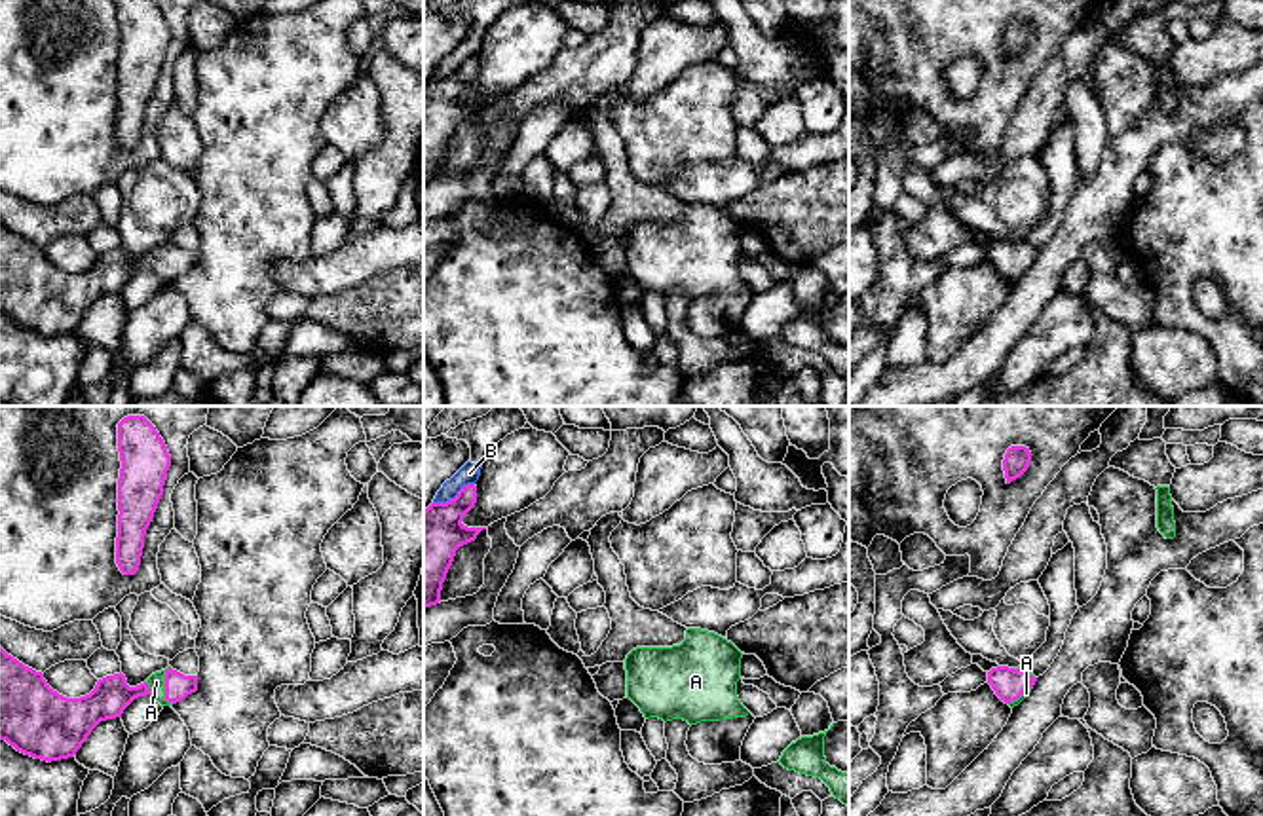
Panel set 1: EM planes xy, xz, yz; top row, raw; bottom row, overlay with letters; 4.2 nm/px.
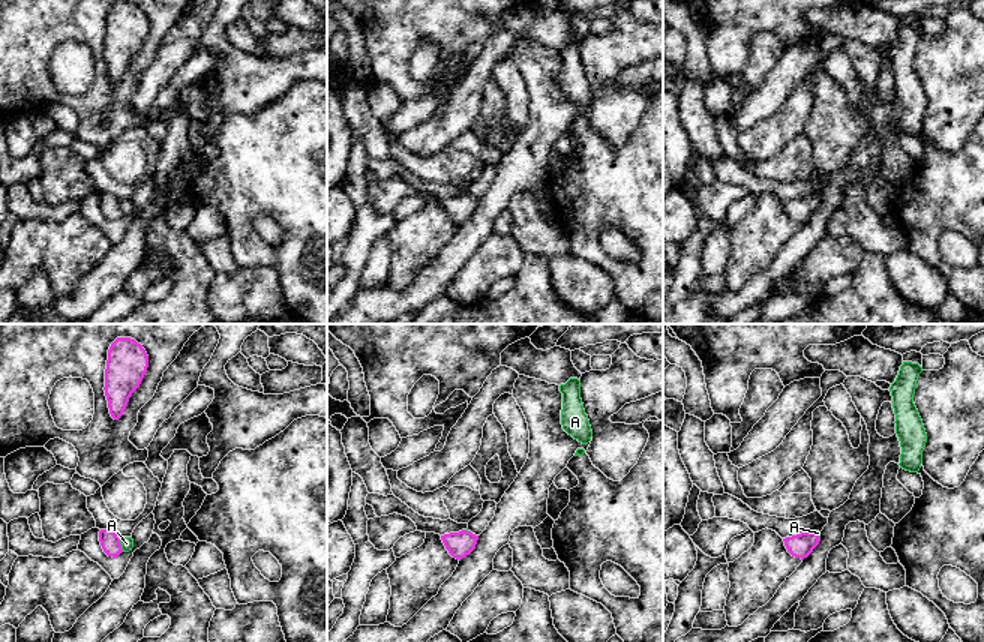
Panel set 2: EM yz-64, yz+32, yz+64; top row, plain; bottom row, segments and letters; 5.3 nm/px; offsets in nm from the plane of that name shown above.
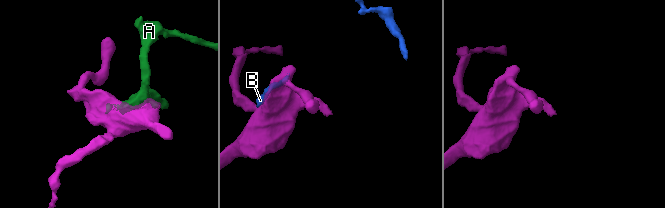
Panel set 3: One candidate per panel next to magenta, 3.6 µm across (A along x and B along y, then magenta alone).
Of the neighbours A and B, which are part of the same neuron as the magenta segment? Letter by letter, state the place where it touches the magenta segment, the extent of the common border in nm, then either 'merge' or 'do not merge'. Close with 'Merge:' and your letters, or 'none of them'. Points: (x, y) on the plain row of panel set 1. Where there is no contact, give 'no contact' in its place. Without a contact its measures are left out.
A: contact xy (166, 260); length 170 nm; merge
B: contact xz (454, 73); length 200 nm; do not merge
Merge: A

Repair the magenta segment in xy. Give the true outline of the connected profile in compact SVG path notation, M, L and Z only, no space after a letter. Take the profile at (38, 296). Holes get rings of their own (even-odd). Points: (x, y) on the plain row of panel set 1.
M0 222L0 315L47 338L68 334L101 296L122 292L135 273L152 269L161 281L173 281L196 266L198 250L184 250L167 241L137 262L129 262L120 247L99 254L89 269L66 273L47 260L42 247L25 241Z

